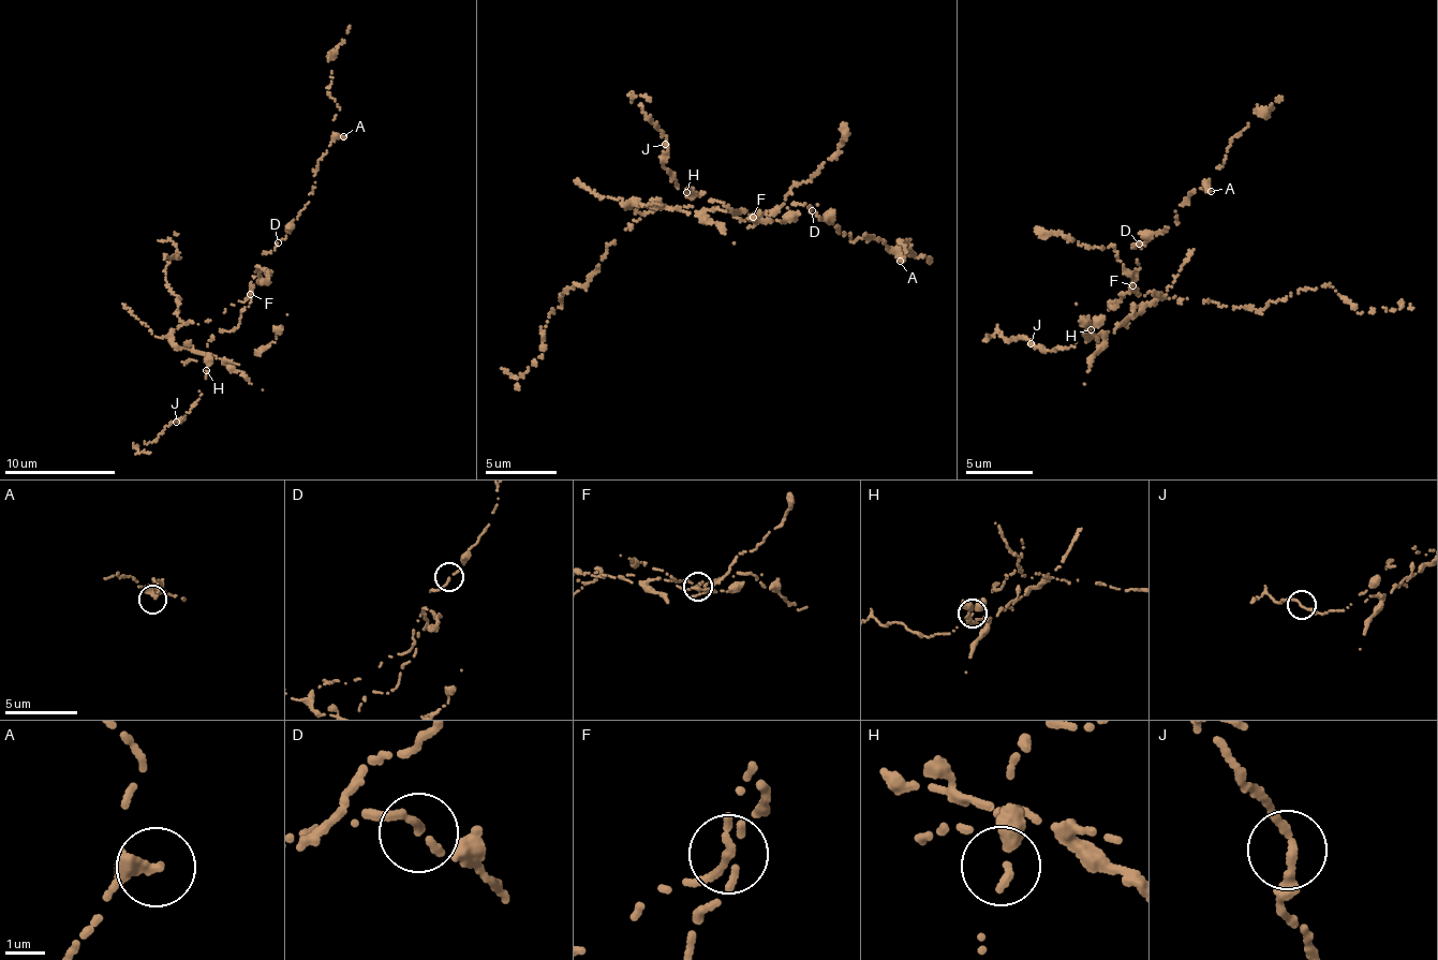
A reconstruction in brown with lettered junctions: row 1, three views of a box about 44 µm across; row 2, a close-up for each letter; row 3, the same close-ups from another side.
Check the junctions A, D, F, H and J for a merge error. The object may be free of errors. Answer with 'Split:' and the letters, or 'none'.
Split: F

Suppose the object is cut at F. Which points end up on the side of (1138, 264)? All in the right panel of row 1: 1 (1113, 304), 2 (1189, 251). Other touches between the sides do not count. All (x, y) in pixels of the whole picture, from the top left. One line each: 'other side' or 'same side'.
1: same side
2: other side

